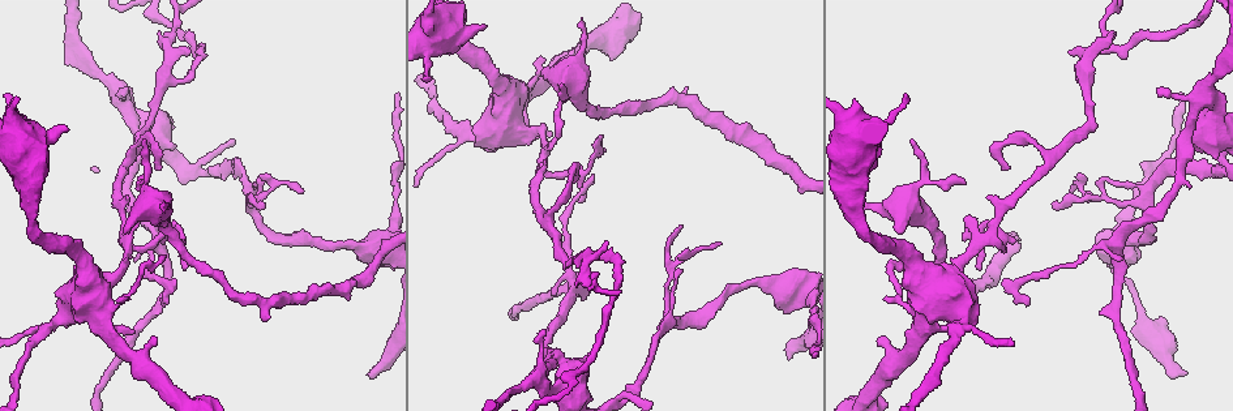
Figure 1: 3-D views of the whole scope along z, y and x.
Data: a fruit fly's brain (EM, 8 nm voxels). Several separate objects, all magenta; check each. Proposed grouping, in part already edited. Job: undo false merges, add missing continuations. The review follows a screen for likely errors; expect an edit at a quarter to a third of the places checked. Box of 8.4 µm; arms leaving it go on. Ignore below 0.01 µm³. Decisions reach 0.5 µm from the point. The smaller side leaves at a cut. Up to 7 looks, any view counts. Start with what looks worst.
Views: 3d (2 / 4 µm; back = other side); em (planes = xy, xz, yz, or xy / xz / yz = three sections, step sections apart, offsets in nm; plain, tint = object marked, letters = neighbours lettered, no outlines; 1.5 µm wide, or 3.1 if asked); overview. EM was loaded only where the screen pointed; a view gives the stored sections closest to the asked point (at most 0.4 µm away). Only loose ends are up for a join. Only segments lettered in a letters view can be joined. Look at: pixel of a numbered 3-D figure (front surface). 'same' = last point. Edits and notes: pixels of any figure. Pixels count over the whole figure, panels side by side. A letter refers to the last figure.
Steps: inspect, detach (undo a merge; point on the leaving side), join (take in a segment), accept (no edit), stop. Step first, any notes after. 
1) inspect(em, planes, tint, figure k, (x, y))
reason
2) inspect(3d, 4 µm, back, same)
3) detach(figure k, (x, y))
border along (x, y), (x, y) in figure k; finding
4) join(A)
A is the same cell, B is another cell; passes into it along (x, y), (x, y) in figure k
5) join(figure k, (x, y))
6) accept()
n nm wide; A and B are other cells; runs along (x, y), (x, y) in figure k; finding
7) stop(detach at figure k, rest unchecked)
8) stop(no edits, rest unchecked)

inspect(3d, 2 µm, figure 1, (553, 141))
thin end

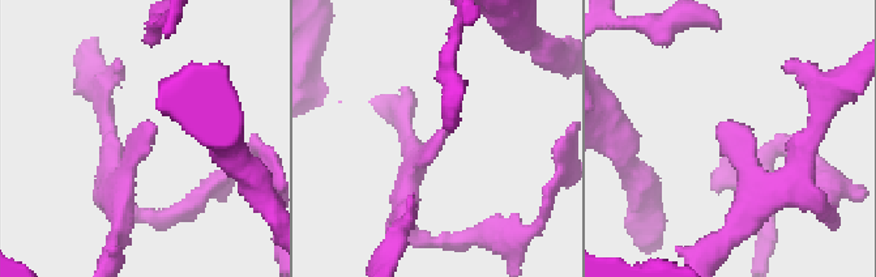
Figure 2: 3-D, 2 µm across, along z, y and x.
inspect(em, planes, letters, figure 2, (148, 121))

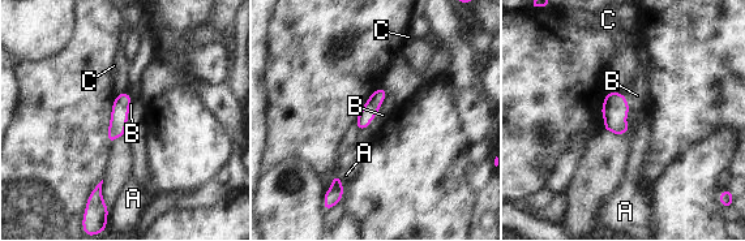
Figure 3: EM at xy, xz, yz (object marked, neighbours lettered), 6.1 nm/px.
join(B)
90 nm wide; B is the same cell, A and C are other cells; passes into it along (615, 110), (628, 108), (637, 95) in figure 3; it goes on there

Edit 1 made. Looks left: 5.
inspect(overview)
redraw

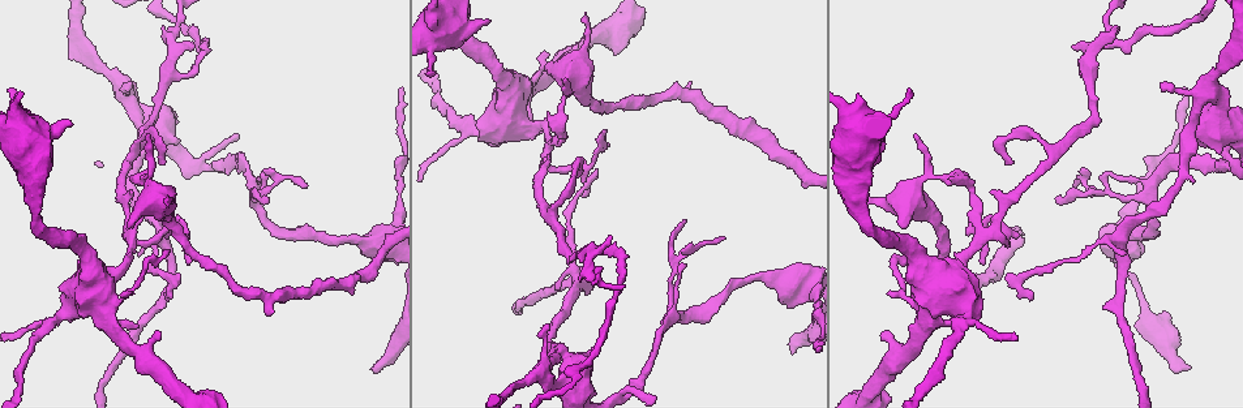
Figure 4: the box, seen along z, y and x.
inspect(3d, 2 µm, figure 4, (1190, 366))

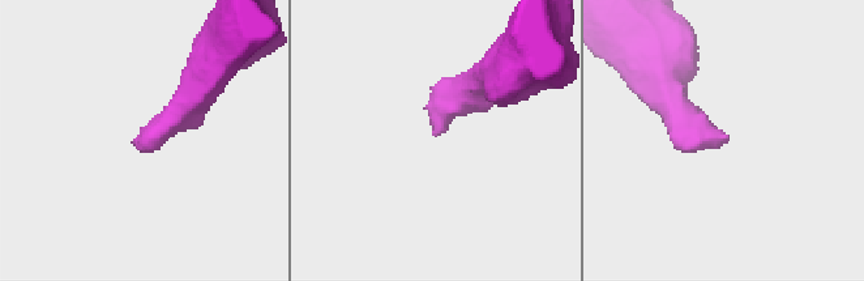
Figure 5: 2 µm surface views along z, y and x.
inspect(em, yz, step 8, letters, figure 5, (723, 140))
now the EM

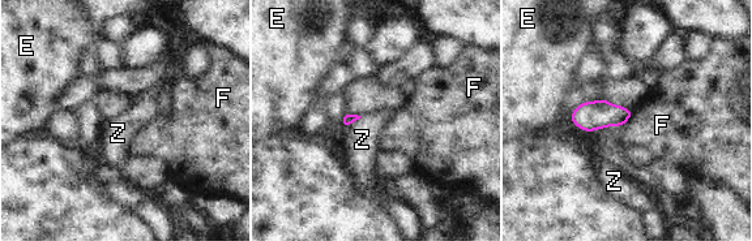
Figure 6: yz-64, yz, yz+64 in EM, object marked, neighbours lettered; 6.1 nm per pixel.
inspect(em, planes, letters, same)
cut it another way

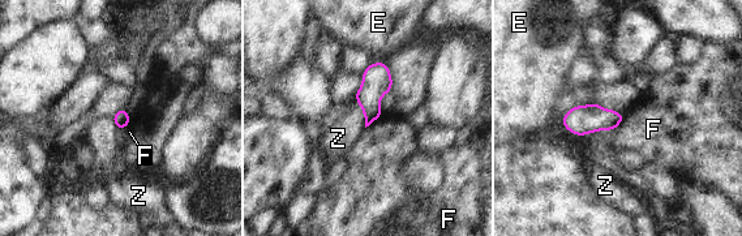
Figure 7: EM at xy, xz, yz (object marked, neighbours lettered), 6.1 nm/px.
accept()
Z touches over 160 nm; E, F and Z are other cells; no lettered segment goes on from it

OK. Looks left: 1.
inspect(em, xz, step 8, letters, figure 4, (582, 252))
three arms meet

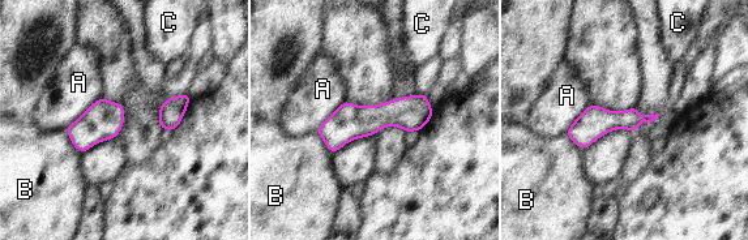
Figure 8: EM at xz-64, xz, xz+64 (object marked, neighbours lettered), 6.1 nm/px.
accept()
A touches over 280 nm; A, B and C are other cells; runs along (650, 118), (594, 121), (571, 133) in figure 8; continuous, no second neuron

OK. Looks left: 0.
stop(join at figure 3, rest unchecked)

